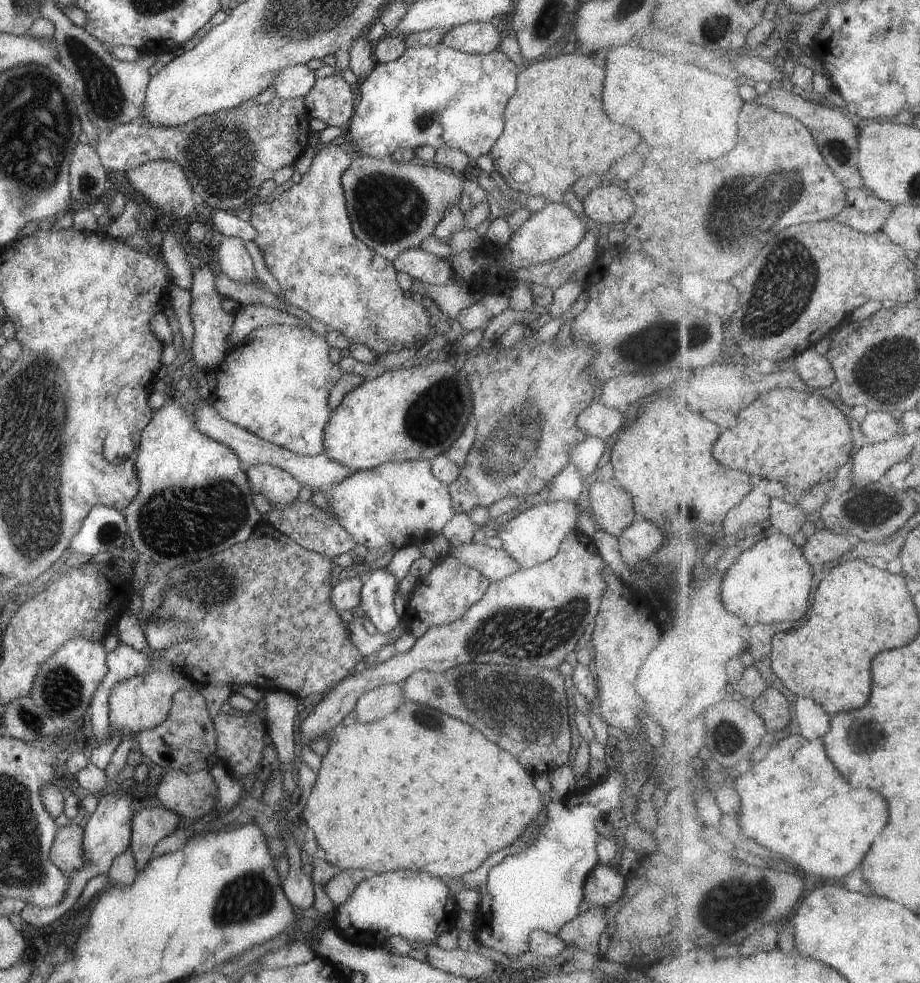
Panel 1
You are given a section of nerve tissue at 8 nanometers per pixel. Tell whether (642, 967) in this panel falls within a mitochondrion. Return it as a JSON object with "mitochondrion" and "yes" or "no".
{"mitochondrion":"no"}

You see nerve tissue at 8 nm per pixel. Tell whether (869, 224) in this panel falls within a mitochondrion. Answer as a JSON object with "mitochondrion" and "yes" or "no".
{"mitochondrion":"no"}

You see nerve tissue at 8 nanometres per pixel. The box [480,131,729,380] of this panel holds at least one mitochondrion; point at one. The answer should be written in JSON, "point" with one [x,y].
{"point":[672,335]}

